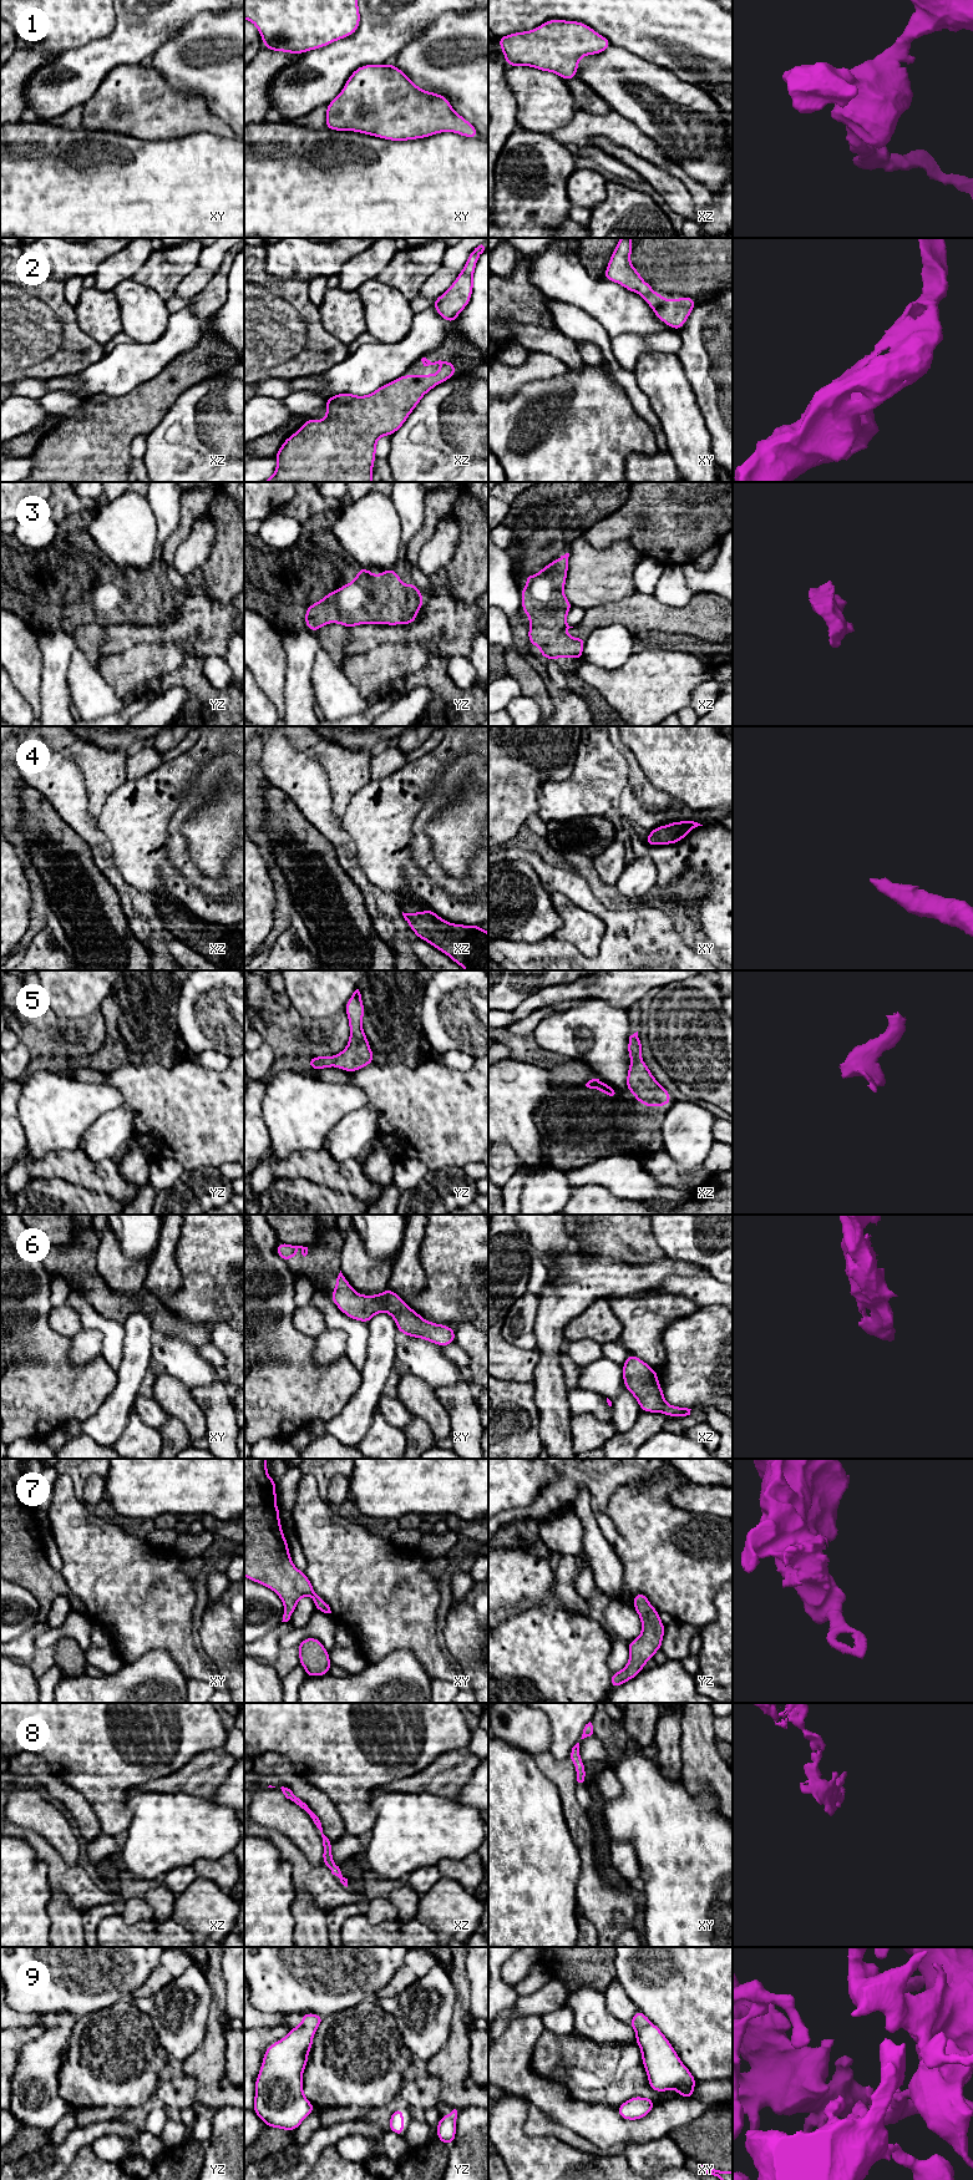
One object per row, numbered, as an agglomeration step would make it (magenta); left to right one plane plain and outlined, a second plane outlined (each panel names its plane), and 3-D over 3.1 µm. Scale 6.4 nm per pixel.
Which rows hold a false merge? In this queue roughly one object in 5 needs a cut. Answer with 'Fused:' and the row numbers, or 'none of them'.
Fused: none of them

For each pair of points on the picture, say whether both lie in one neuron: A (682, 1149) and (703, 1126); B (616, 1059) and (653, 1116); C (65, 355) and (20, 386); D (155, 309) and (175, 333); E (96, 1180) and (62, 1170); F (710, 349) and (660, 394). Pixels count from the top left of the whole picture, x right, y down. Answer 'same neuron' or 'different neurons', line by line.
A: same neuron
B: different neurons
C: different neurons
D: different neurons
E: same neuron
F: different neurons

